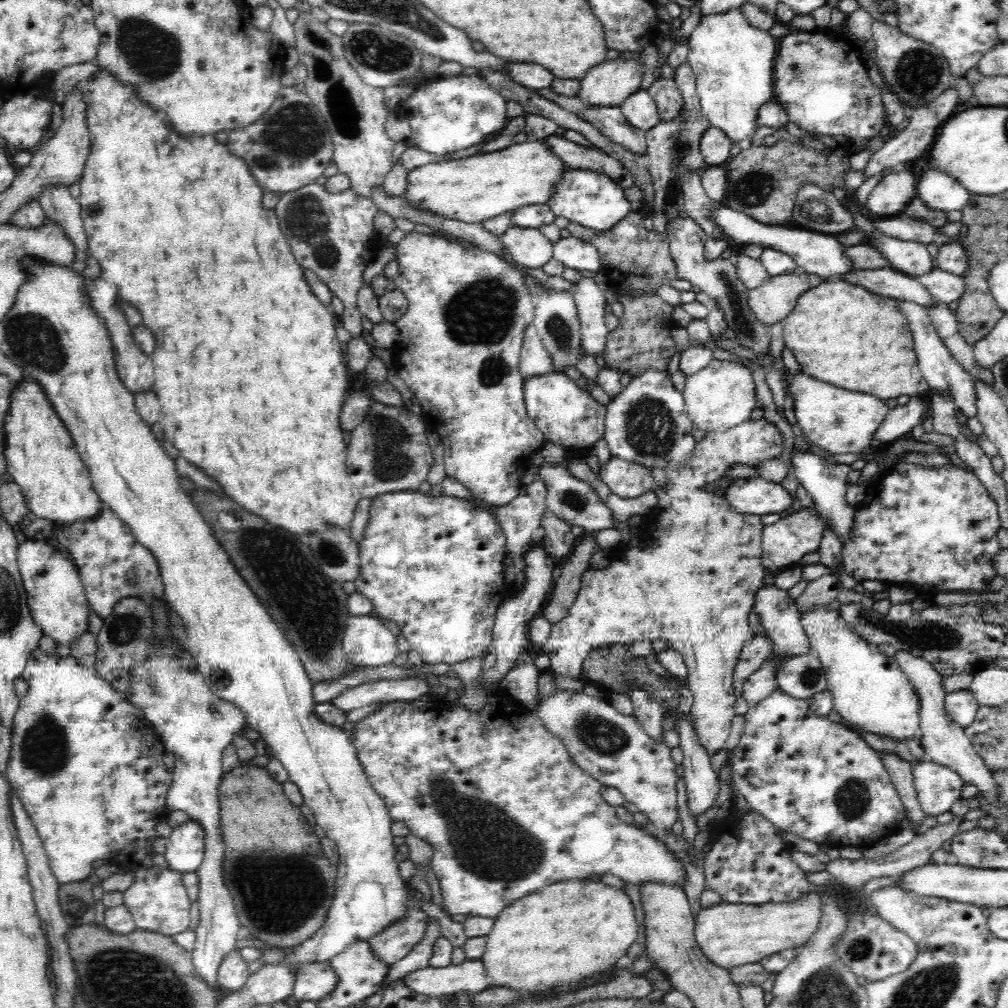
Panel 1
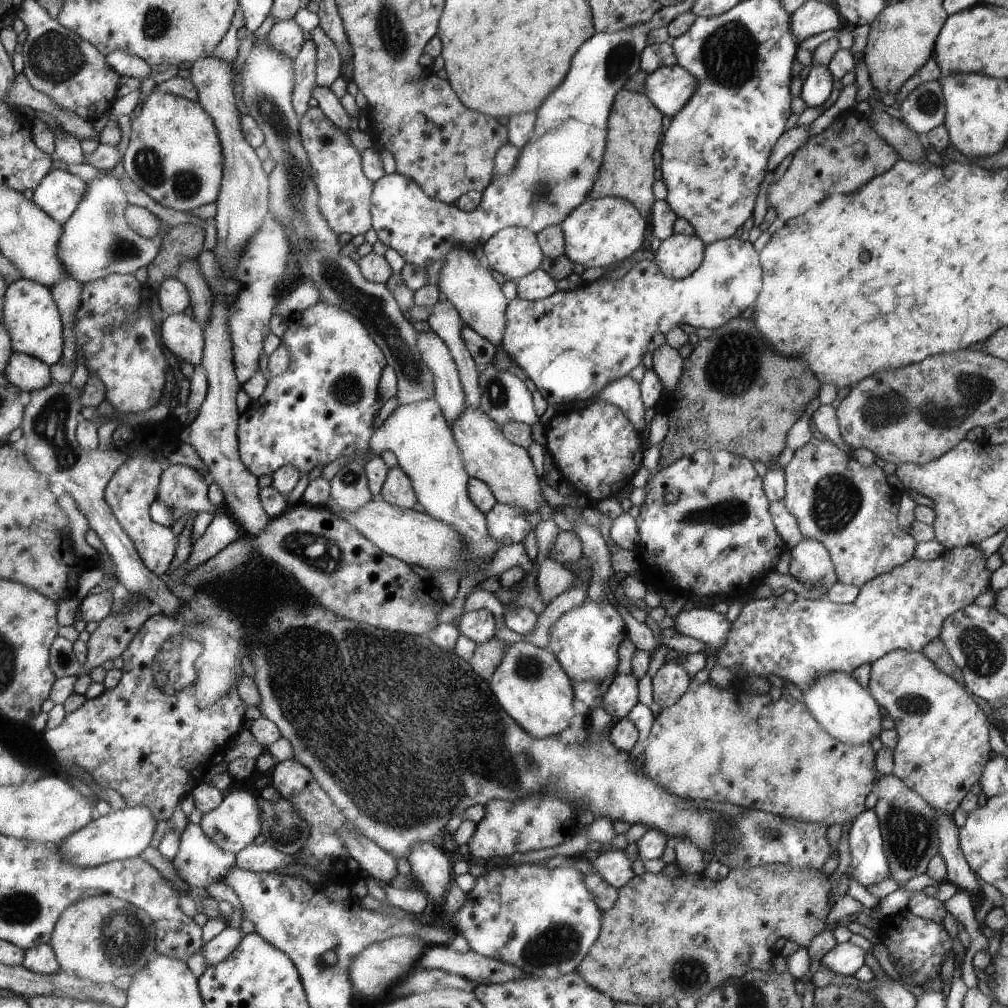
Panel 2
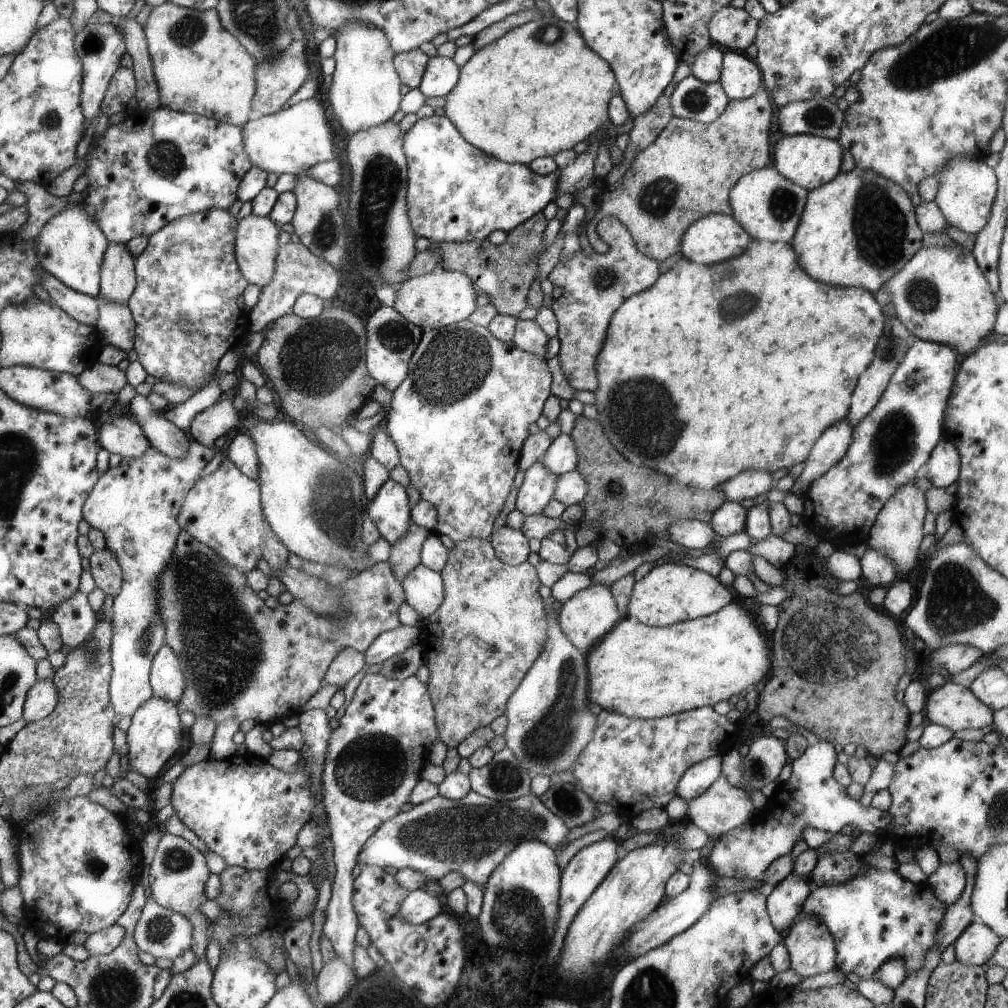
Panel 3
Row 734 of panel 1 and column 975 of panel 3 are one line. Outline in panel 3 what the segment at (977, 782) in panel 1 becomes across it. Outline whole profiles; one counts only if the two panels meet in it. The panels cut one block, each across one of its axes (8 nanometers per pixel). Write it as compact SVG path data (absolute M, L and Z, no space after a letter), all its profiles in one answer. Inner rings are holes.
M972 922L953 942L955 960L971 967L982 967L990 960L1001 940L1001 936L988 925Z

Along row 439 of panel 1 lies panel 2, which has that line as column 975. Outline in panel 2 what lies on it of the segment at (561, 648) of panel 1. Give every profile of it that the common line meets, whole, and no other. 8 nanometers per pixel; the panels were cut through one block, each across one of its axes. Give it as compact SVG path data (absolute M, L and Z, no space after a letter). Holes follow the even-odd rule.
M896 649L871 664L871 676L868 689L879 705L888 712L895 722L899 743L893 750L894 767L891 773L905 781L921 797L929 801L930 806L942 812L953 814L970 792L970 788L979 782L988 763L990 752L990 730L984 710L976 706L977 701L964 686L964 682L942 672L922 651Z

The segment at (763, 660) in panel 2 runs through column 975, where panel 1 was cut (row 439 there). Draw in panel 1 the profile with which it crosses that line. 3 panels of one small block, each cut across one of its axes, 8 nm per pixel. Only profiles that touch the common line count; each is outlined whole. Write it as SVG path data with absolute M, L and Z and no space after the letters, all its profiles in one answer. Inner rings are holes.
M552 372L526 380L524 402L527 416L531 417L545 440L561 444L566 451L578 450L582 455L586 454L583 451L604 436L607 408L565 374Z

